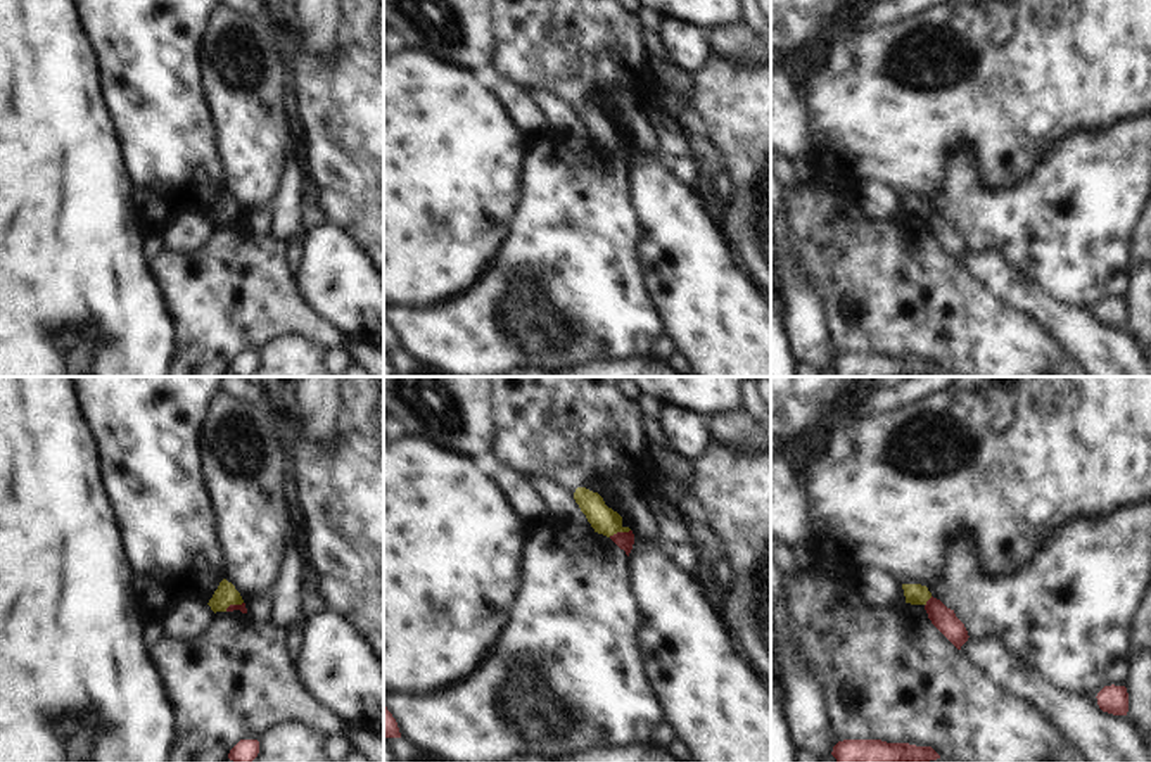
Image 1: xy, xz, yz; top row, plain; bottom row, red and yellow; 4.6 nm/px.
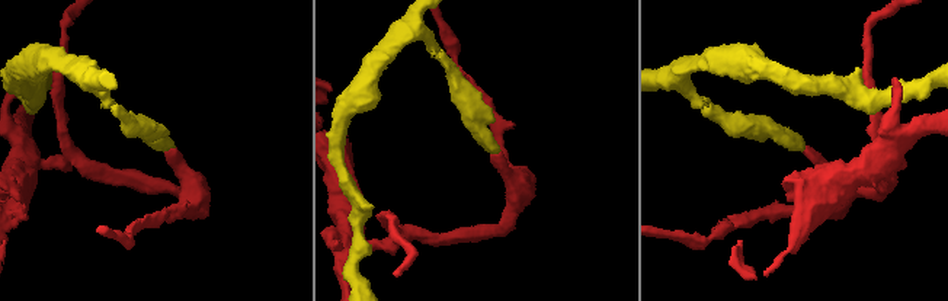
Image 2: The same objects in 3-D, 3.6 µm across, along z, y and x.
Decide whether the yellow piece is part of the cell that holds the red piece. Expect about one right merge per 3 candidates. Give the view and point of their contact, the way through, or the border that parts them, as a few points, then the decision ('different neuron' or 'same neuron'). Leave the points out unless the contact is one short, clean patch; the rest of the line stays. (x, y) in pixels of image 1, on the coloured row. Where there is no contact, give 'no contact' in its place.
meets red in xz at (619, 533); different neuron

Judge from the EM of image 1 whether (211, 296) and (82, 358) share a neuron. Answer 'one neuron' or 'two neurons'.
two neurons

